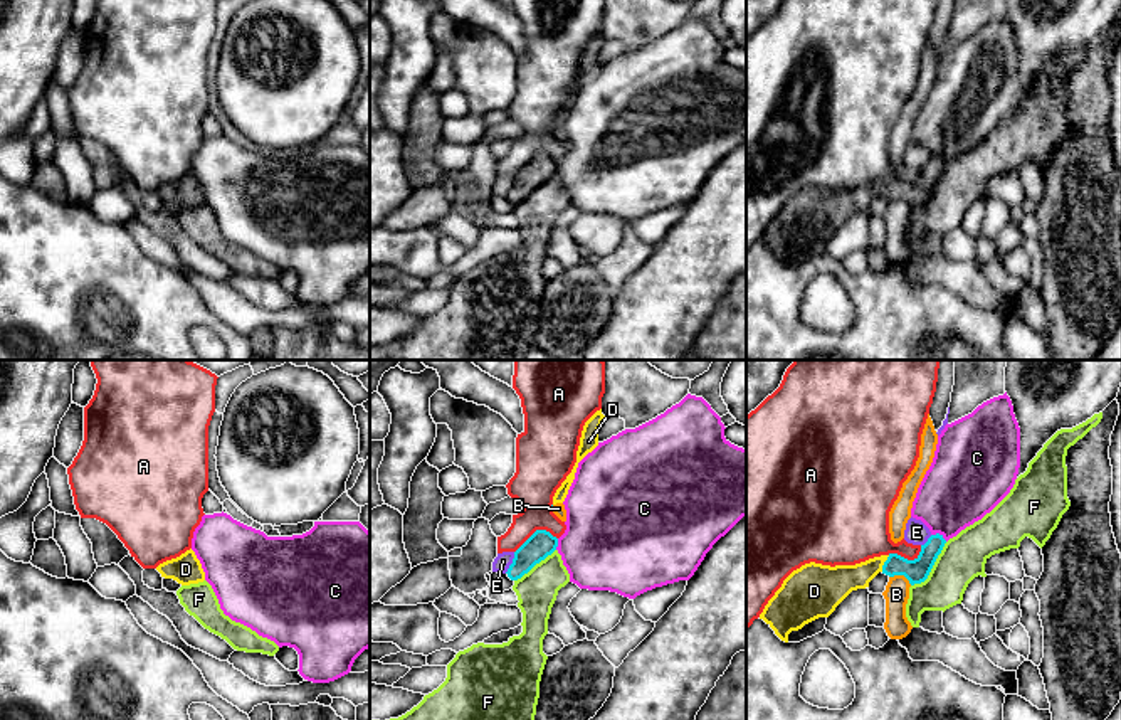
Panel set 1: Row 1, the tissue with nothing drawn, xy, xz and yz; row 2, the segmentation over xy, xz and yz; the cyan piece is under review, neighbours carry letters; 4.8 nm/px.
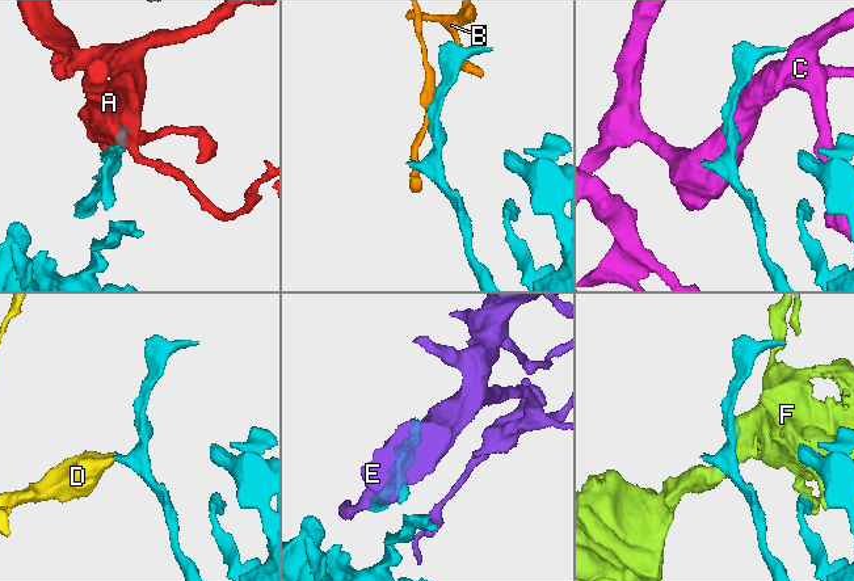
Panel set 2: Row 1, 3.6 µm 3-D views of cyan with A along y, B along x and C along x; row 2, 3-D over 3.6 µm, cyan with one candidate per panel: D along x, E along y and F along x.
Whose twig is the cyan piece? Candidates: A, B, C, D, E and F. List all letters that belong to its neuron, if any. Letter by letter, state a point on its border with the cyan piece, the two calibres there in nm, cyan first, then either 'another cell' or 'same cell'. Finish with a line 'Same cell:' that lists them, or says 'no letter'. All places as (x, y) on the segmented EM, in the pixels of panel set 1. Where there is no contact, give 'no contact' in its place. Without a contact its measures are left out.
A: xz (535, 532) | 130/220 nm | another cell
B: yz (901, 574) | 120/120 nm | another cell
C: yz (938, 534) | 120/360 nm | another cell
D: yz (884, 564) | 120/160 nm | same cell
E: xz (513, 562) | 130/80 nm | another cell
F: yz (931, 567) | 120/220 nm | another cell
Same cell: D

